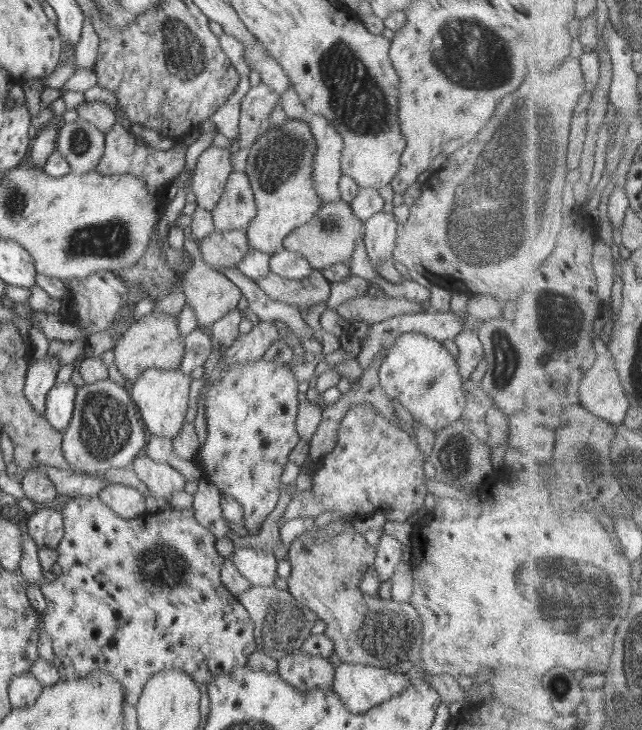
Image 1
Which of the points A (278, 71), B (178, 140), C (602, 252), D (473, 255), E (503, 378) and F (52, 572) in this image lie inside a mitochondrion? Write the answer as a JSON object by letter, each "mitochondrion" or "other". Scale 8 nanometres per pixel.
{"A":"other","B":"other","C":"other","D":"mitochondrion","E":"mitochondrion","F":"other"}

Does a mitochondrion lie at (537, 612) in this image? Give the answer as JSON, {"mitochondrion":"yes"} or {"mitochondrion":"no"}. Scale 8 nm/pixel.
{"mitochondrion":"yes"}

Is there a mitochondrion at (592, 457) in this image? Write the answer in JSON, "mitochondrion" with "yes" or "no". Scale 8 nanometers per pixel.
{"mitochondrion":"yes"}

